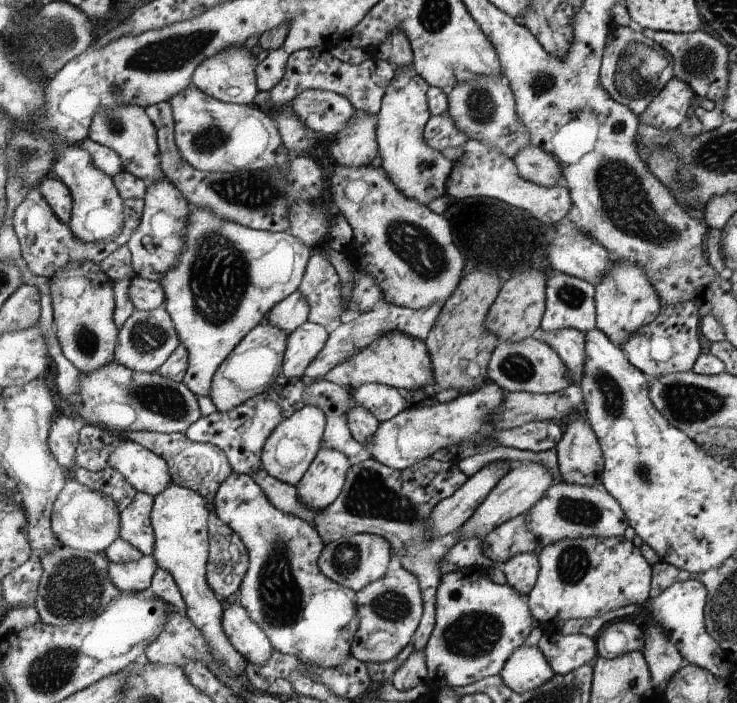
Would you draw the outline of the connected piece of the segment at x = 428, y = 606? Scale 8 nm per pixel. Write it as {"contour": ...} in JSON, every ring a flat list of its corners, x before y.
{"contour":[[371,456,370,459,352,466,342,496,331,507,320,512,320,516,313,522,326,545,331,540,362,533,383,536,390,542,402,567,417,577,421,584,424,616,412,641,415,652,426,651,435,631,436,595,442,582,440,565,446,555,464,538,464,530,459,528,432,541,425,539,425,520,431,519,435,508,443,500,454,496,468,480,452,460,439,461,430,457,406,470,397,470]]}

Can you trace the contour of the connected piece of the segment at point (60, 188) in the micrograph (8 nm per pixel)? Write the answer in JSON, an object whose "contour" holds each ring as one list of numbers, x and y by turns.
{"contour":[[54,176,45,178,39,188,56,216,69,225,74,211,74,201,70,189]]}

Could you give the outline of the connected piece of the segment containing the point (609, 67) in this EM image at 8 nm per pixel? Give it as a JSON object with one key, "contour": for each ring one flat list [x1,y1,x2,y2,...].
{"contour":[[633,24,616,26,615,35,611,36,605,50,600,78,602,86,617,103,627,106,639,117,675,77,673,56,663,46,634,30]]}

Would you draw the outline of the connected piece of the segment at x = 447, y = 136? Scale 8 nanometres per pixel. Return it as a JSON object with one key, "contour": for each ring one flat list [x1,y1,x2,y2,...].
{"contour":[[449,112,445,115,433,115,426,127,426,142,441,152,449,153,457,147,463,147,470,136,461,131]]}

